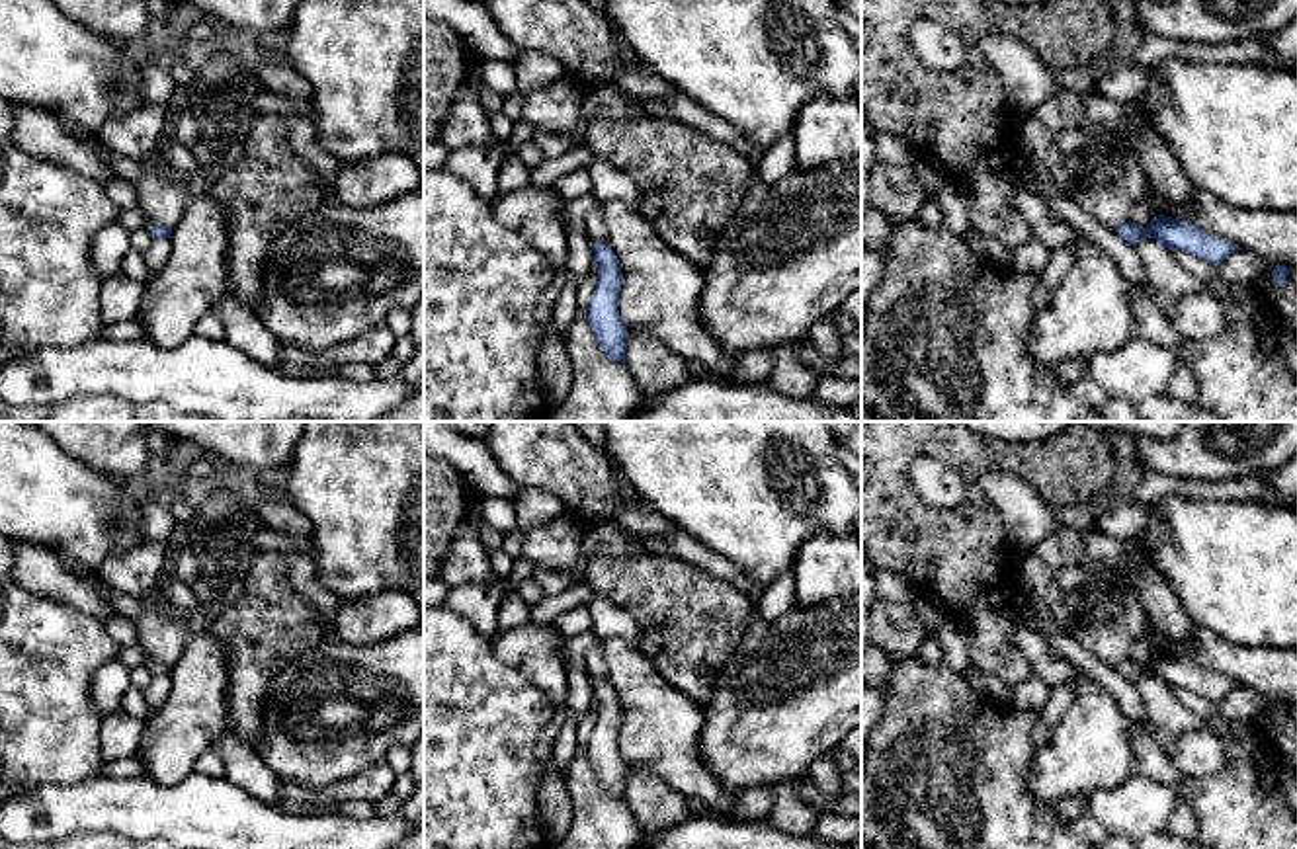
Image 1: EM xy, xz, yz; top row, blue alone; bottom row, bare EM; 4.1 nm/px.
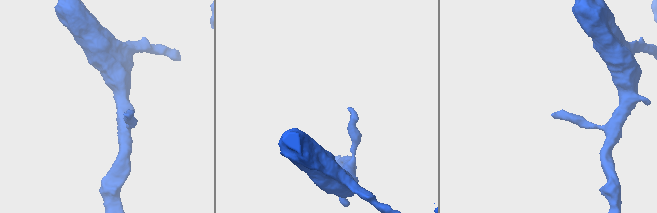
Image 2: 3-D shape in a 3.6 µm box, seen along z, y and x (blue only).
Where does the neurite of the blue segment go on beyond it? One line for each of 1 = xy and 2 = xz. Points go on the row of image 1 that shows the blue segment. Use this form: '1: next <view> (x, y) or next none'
1: next none
2: next none

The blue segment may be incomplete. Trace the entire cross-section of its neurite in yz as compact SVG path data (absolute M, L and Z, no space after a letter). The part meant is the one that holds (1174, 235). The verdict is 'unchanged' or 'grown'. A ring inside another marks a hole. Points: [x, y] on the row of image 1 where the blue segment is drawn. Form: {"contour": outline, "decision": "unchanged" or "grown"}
{"contour": "M1164 215L1152 217L1147 228L1127 221L1115 232L1133 246L1137 246L1143 238L1152 238L1168 250L1184 250L1213 265L1221 263L1234 250L1242 248L1192 222Z", "decision": "unchanged"}

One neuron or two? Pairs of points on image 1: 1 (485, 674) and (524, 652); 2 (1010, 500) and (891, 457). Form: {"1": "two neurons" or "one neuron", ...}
{"1": "two neurons", "2": "two neurons"}

